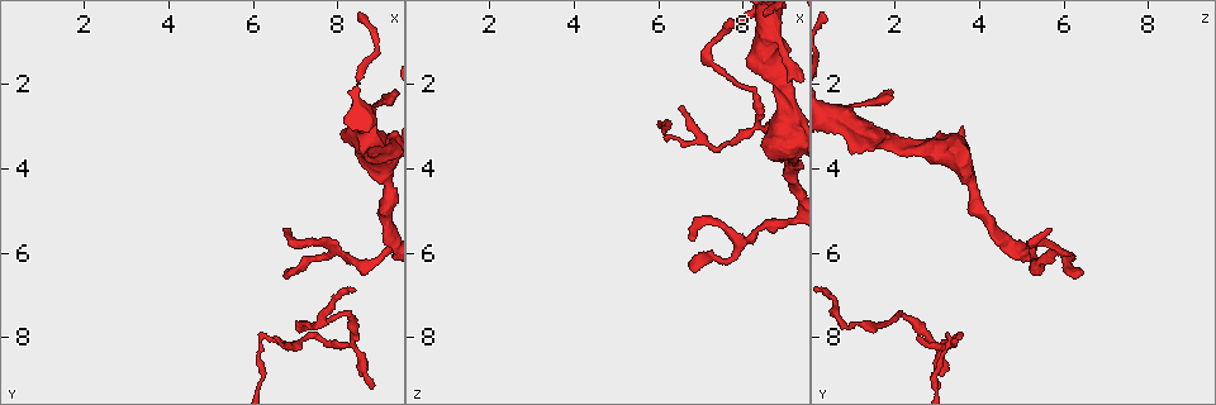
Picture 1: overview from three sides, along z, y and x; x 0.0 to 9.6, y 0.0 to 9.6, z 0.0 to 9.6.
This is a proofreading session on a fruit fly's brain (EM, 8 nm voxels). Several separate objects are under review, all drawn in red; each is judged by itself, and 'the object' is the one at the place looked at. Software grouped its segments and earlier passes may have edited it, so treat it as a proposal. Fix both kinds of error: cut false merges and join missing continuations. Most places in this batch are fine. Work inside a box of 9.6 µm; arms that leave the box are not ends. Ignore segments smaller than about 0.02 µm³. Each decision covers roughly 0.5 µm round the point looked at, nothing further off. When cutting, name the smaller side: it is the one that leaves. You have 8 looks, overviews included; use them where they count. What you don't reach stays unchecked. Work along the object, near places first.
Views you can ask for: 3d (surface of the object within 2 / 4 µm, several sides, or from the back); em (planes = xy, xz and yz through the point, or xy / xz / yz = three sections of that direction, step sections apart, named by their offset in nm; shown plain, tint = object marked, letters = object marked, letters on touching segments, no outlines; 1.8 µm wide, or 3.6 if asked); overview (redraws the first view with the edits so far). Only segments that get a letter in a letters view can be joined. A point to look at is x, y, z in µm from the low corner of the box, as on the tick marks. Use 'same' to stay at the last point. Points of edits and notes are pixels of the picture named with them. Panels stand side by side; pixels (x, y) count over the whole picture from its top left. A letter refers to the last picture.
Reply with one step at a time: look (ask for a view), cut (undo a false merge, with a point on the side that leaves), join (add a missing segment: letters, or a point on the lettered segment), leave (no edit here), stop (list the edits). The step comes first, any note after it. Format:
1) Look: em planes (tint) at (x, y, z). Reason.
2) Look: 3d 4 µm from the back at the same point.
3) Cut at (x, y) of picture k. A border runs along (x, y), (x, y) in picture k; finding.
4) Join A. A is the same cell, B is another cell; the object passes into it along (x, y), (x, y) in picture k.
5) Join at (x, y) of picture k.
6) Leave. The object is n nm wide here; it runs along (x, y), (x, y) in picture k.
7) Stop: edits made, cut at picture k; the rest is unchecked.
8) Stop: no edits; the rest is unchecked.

Look: em planes (letters) at (6.90, 5.40, 5.75). Thin end.

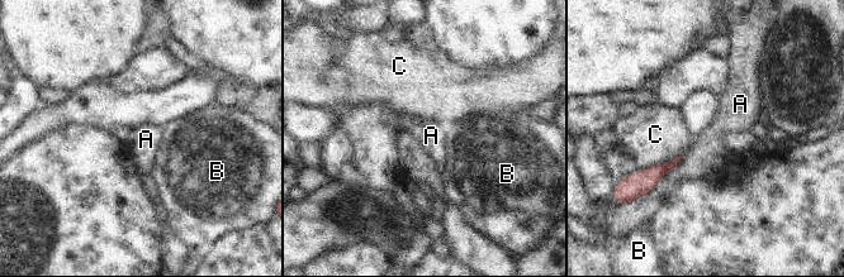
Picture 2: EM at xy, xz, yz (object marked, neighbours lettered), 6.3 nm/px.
Leave. A, B and C are other cells; a border runs along (687, 152), (650, 191), (643, 194) in picture 2; none of them fits.

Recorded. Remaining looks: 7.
Look: em planes (letters) at (8.50, 8.30, 3.00). A narrow waist.

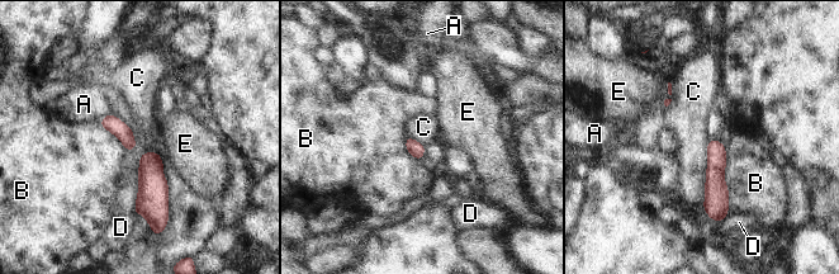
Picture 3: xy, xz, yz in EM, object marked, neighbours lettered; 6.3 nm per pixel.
Leave. The object is 100 nm wide here; A, B, C, D and E are other cells; it runs along (711, 143), (715, 149), (719, 217) in picture 3; all the same cell.

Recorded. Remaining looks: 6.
Look: 3d 2 µm at (6.45, 7.95, 2.50). Free end.

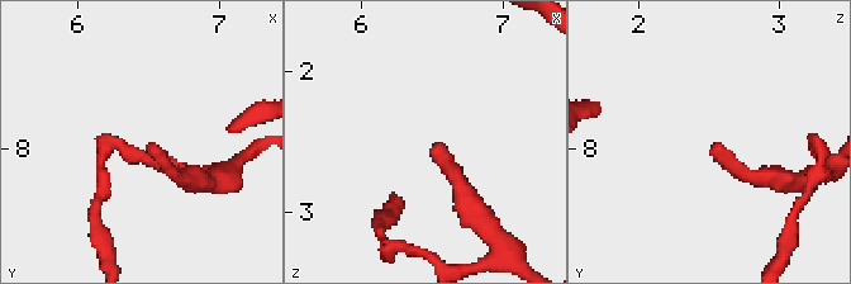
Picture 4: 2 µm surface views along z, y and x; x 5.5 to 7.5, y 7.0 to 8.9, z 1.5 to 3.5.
Look: em planes (letters) at (6.50, 7.98, 2.54). Shape alone is not enough.

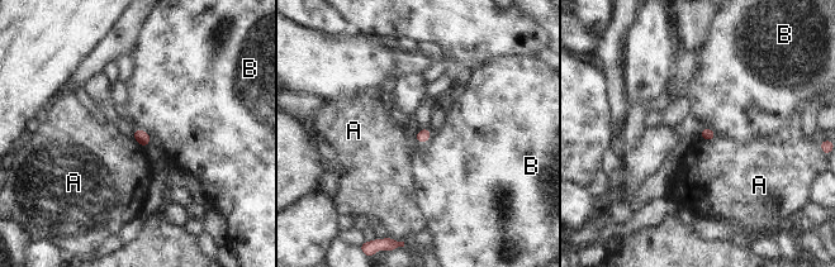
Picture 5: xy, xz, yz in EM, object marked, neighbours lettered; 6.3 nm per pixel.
Leave. A and B are other cells; a border runs along (430, 129), (430, 138), (418, 143) in picture 5; no lettered segment goes on from it.

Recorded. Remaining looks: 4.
Stop: no edits; the rest is unchecked.

